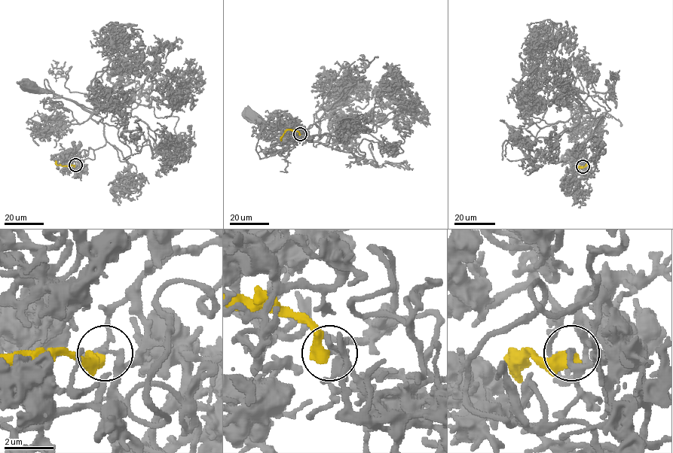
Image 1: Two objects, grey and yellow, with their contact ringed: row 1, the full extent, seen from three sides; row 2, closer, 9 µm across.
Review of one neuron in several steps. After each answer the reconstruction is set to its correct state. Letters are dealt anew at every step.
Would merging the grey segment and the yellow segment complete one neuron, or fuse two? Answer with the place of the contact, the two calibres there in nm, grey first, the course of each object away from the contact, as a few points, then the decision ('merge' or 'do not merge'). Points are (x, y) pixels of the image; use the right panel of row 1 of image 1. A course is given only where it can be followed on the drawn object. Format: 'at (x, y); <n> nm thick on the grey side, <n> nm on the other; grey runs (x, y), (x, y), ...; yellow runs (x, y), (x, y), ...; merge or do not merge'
at (582, 166); 240 nm thick on the grey side, 500 nm on the other; grey runs (582, 166), (586, 154), (581, 148), (590, 135), (593, 116), (564, 85); yellow runs (582, 166), (578, 168), (588, 162); do not merge

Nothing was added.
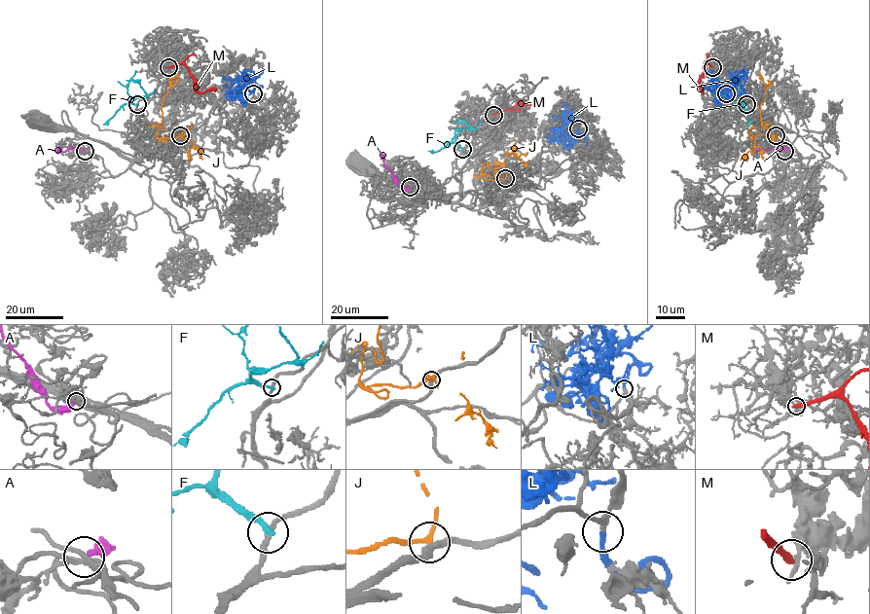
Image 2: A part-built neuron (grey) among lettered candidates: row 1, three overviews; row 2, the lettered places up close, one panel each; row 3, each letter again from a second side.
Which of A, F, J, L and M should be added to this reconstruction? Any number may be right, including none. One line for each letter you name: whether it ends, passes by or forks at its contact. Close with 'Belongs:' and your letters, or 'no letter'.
L: it ends there
Belongs: L

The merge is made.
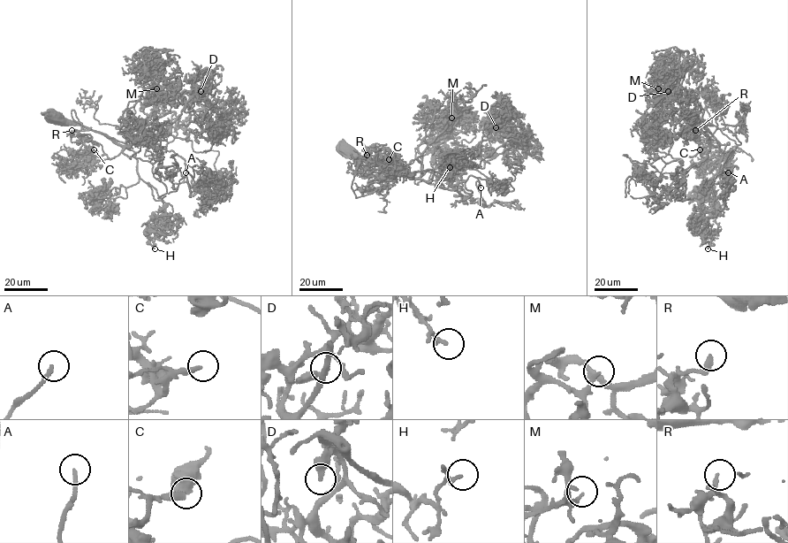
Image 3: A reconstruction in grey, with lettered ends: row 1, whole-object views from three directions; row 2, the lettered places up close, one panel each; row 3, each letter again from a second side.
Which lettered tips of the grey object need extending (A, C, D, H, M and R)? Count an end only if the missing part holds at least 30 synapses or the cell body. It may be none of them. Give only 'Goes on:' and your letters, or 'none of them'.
Goes on: A, C

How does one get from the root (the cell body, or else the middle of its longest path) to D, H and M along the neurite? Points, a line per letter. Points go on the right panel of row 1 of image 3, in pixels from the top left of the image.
D: (691, 118), (702, 125), (718, 145), (710, 142), (678, 96), (665, 98), (663, 94), (668, 91)
H: (691, 118), (715, 137), (723, 153), (710, 186), (714, 215), (694, 230), (710, 233), (708, 248)
M: (691, 118), (717, 147), (670, 98), (685, 92), (680, 84), (682, 89), (658, 88)

